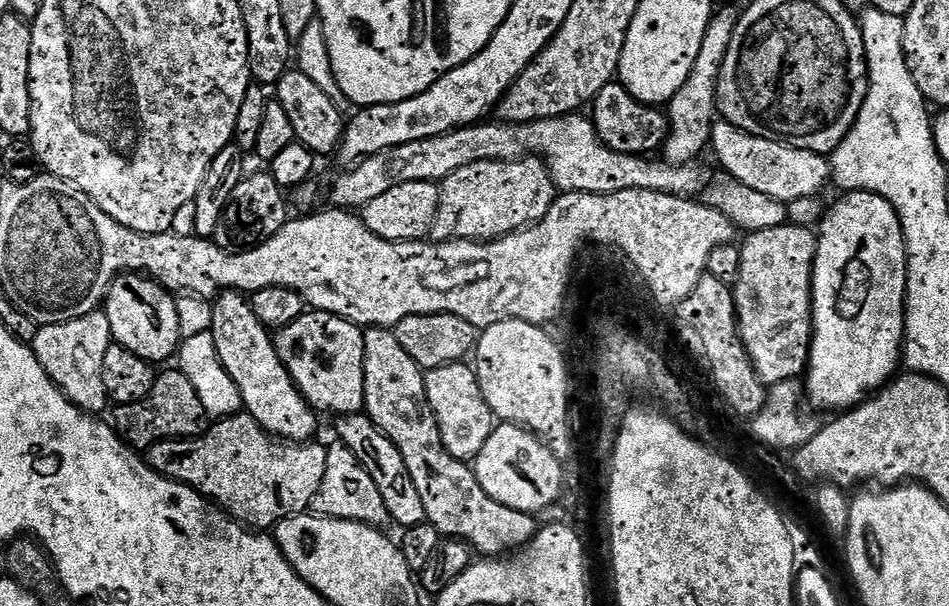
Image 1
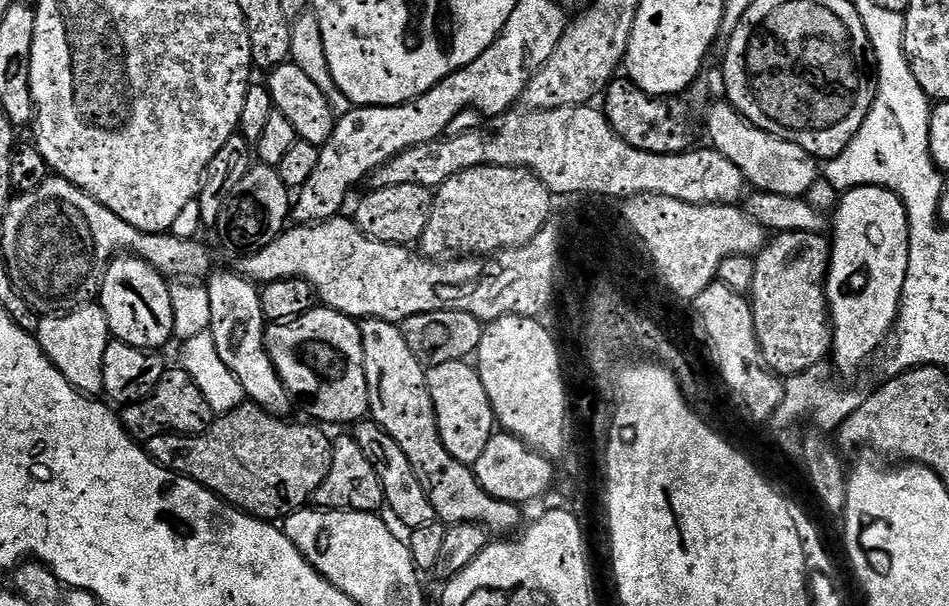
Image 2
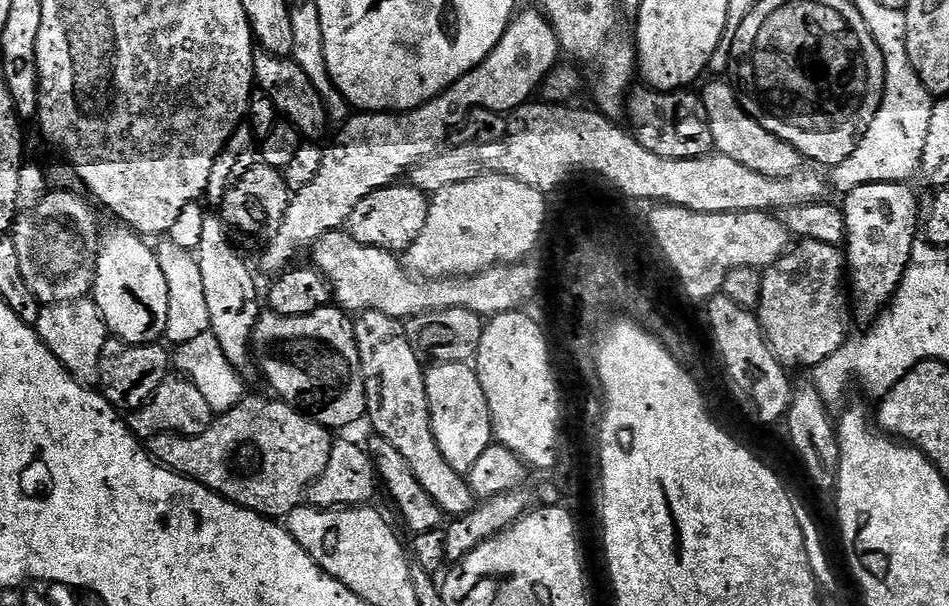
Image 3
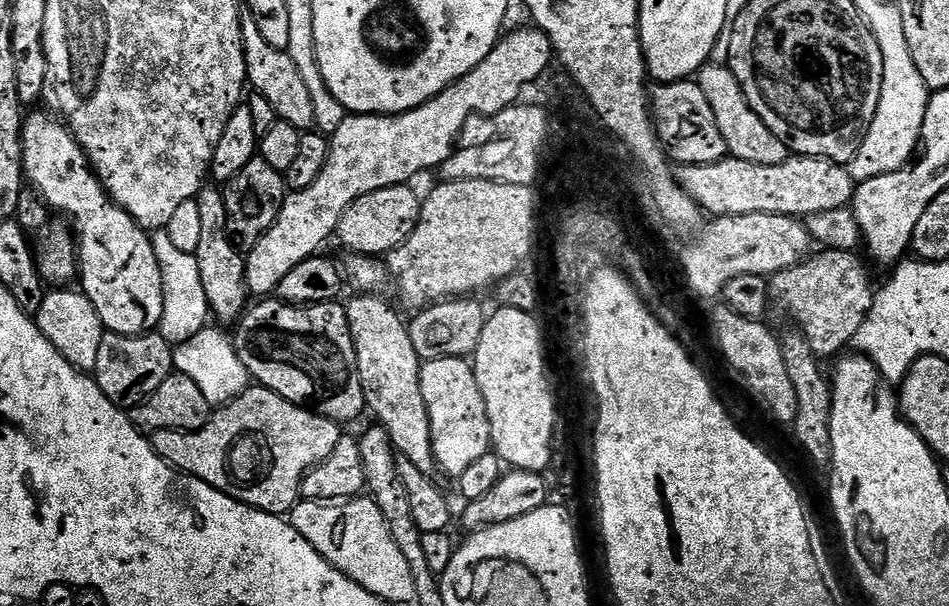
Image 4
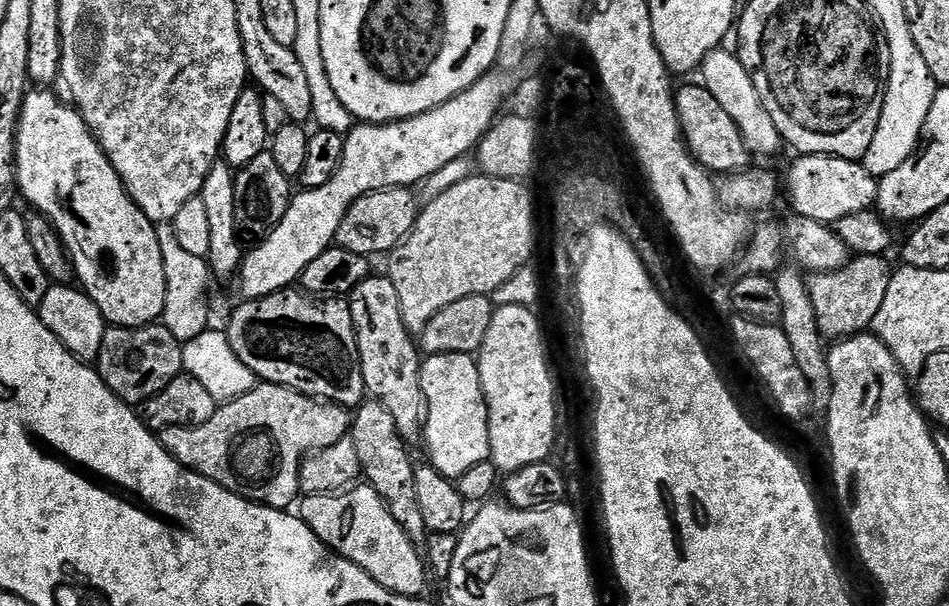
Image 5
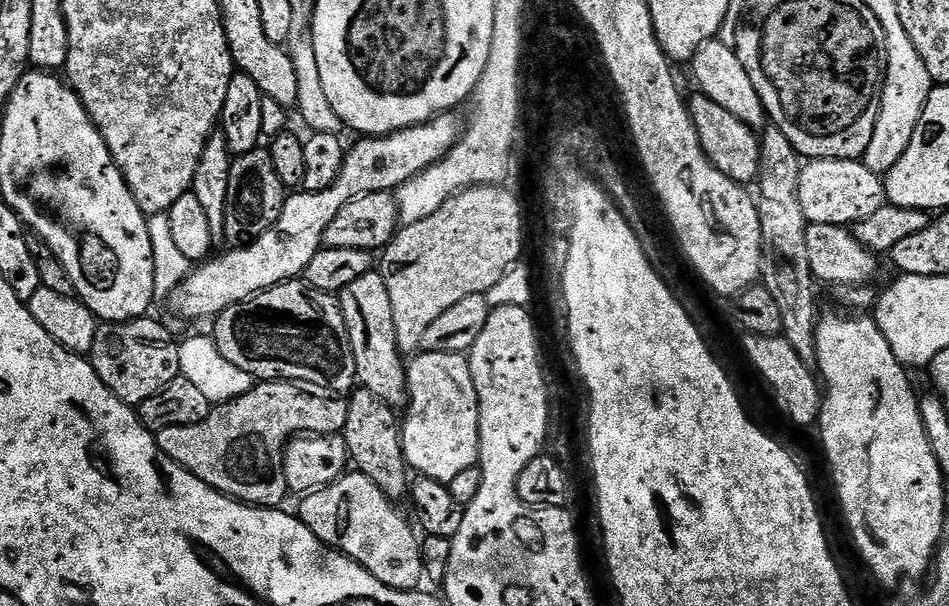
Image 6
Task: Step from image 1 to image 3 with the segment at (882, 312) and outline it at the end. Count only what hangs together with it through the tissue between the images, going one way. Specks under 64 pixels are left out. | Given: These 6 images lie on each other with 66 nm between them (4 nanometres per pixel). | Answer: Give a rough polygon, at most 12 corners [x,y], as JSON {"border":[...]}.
{"border":[[911,183],[843,197],[846,272],[875,318],[918,239]]}

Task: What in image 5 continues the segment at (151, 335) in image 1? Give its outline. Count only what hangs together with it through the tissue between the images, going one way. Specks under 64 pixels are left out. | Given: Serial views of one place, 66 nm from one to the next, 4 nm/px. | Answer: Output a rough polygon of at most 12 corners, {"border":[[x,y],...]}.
{"border":[[29,91],[16,187],[117,328],[161,319],[156,228],[75,108]]}

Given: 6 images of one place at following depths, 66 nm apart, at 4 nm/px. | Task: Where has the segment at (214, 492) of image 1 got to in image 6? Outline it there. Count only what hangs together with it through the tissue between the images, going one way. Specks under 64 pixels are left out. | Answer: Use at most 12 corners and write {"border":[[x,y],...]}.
{"border":[[269,380],[155,433],[223,496],[280,508],[293,436],[343,433],[348,401]]}

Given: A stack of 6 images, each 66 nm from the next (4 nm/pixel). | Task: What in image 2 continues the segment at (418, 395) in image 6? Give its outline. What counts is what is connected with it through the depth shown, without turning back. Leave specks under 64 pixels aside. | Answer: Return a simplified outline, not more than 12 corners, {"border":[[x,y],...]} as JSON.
{"border":[[471,363],[428,368],[446,450],[475,466],[497,427]]}

